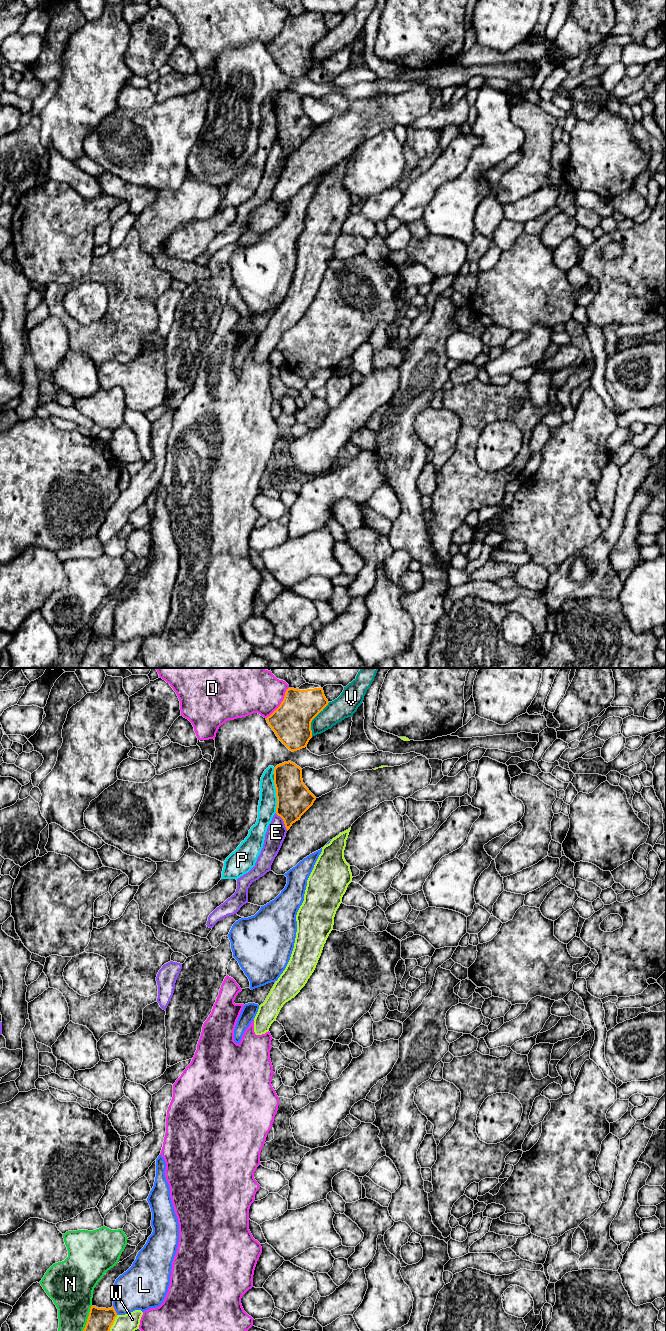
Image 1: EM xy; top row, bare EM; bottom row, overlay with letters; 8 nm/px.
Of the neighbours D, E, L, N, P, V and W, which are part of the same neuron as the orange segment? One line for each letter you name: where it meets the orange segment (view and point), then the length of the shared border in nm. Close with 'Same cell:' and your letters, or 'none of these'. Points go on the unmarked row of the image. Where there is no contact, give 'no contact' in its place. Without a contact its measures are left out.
Same cell: none of these

